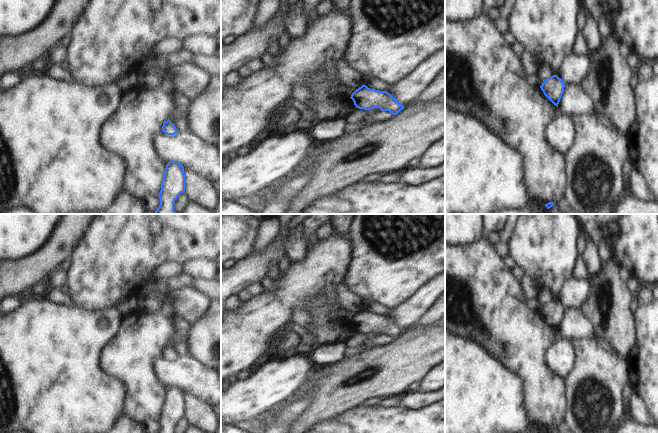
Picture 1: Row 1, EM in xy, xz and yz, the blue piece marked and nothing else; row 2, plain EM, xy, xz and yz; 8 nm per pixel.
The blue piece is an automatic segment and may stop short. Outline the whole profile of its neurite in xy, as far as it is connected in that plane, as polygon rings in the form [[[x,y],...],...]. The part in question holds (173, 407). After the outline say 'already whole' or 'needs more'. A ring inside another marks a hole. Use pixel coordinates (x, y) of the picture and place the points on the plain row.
[[[170,385],[165,392],[161,414],[158,419],[160,429],[157,433],[174,433],[174,426],[181,417],[185,416],[184,391]]] | already whole

